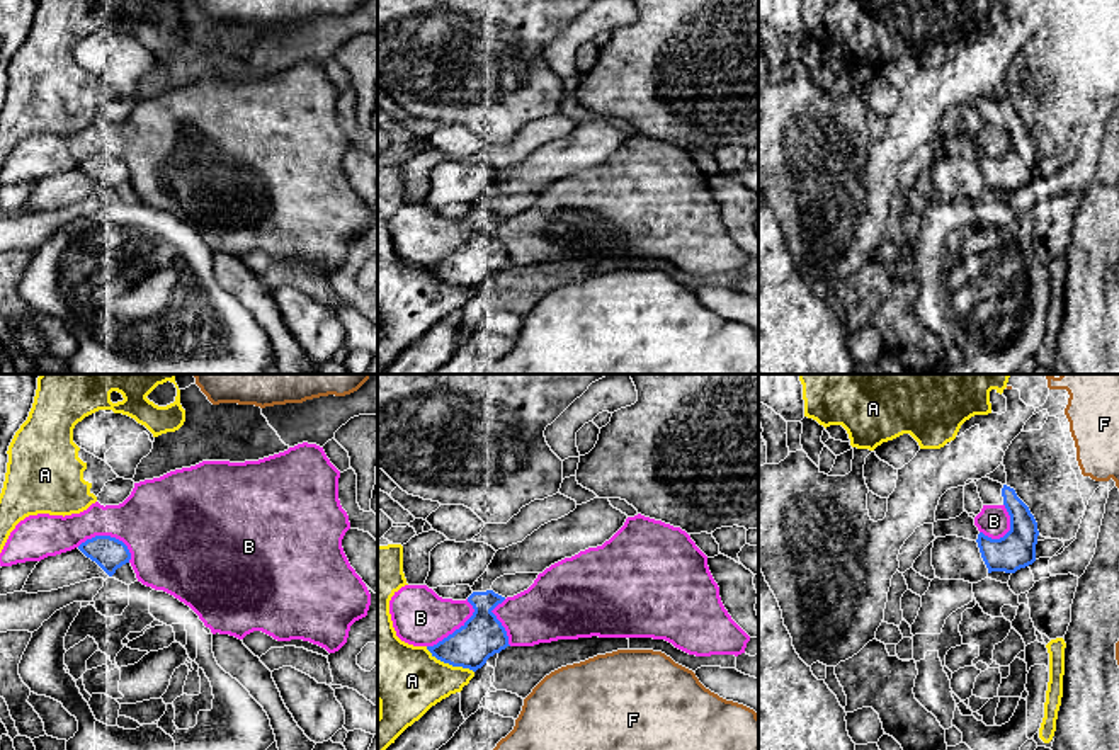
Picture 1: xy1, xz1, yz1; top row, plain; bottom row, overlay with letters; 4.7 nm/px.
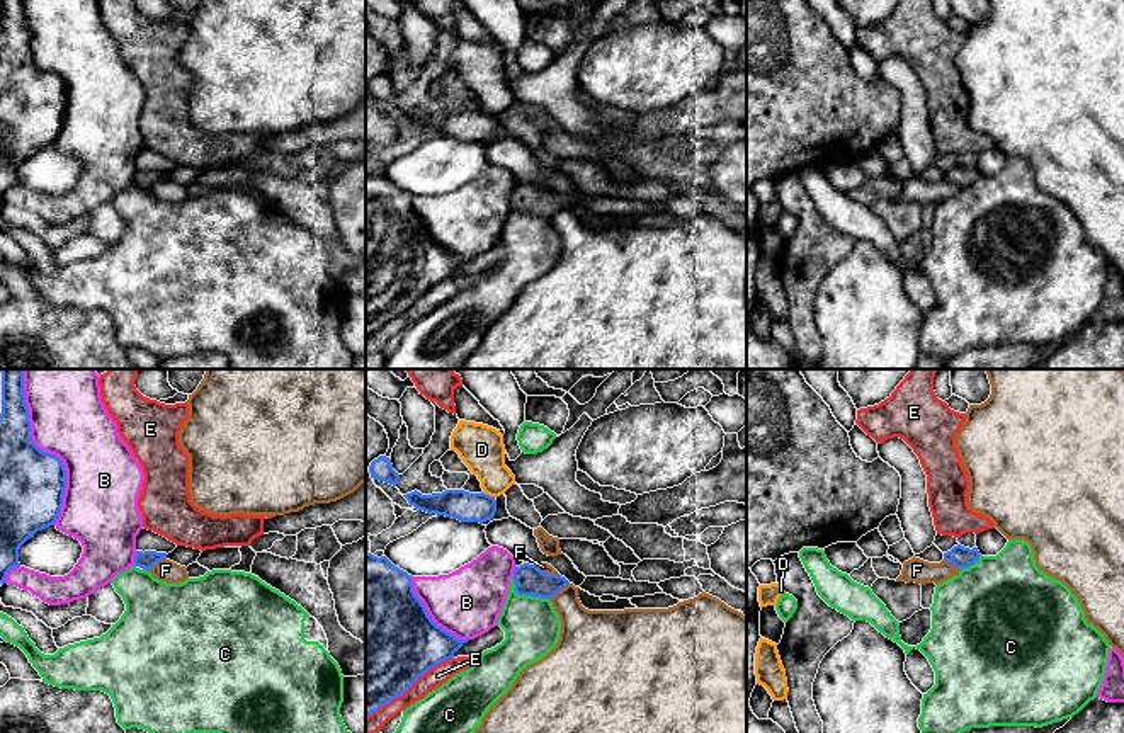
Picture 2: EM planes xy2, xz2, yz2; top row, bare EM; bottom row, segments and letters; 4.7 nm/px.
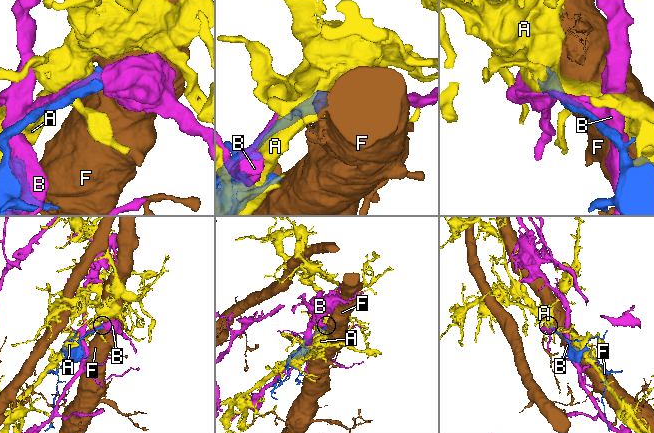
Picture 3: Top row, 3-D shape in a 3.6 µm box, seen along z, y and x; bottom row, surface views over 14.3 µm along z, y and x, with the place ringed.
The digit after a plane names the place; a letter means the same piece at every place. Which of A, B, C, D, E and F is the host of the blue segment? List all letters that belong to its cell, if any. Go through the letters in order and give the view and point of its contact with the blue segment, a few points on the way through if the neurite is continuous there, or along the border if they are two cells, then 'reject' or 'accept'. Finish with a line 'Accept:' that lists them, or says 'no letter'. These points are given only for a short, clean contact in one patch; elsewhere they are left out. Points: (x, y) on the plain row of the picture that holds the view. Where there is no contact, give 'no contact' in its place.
A: xz1 (449, 283) | reject
B: xy2 (48, 72) | reject
C: xz2 (526, 213) | reject
D: xz2 (488, 114) | along xz2 (482, 111), (495, 116) | reject
E: xz2 (408, 306) | reject
F: xz2 (558, 210) | along xz2 (568, 201), (550, 218) | reject
Accept: no letter

